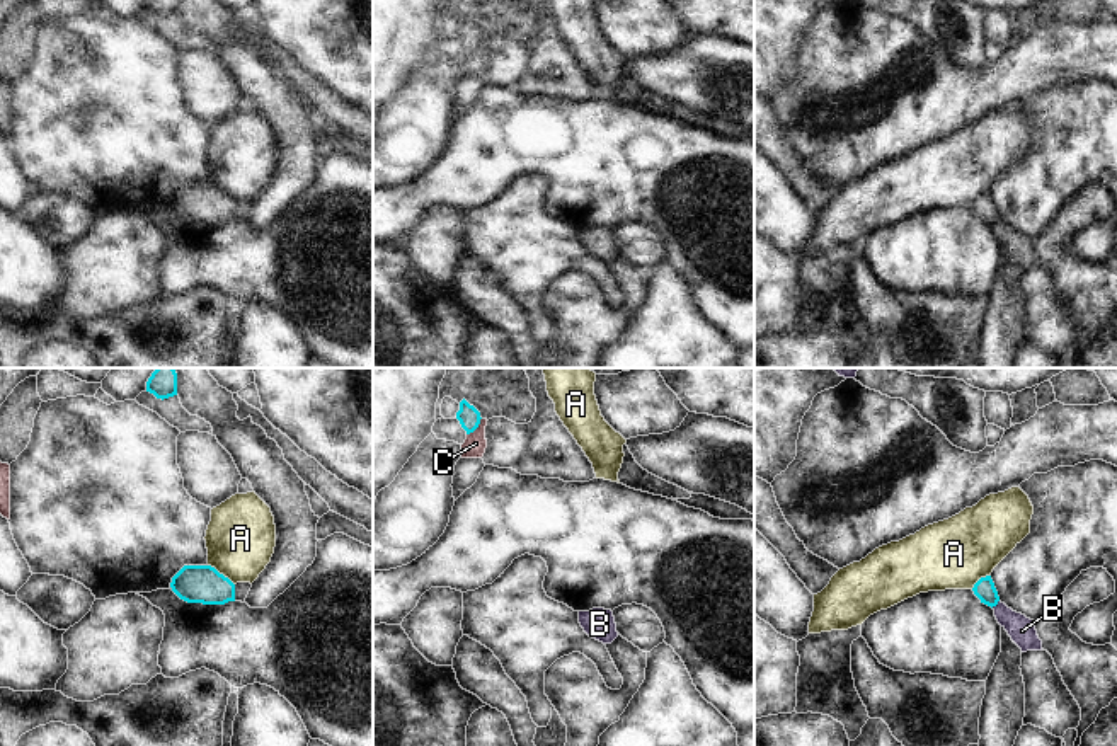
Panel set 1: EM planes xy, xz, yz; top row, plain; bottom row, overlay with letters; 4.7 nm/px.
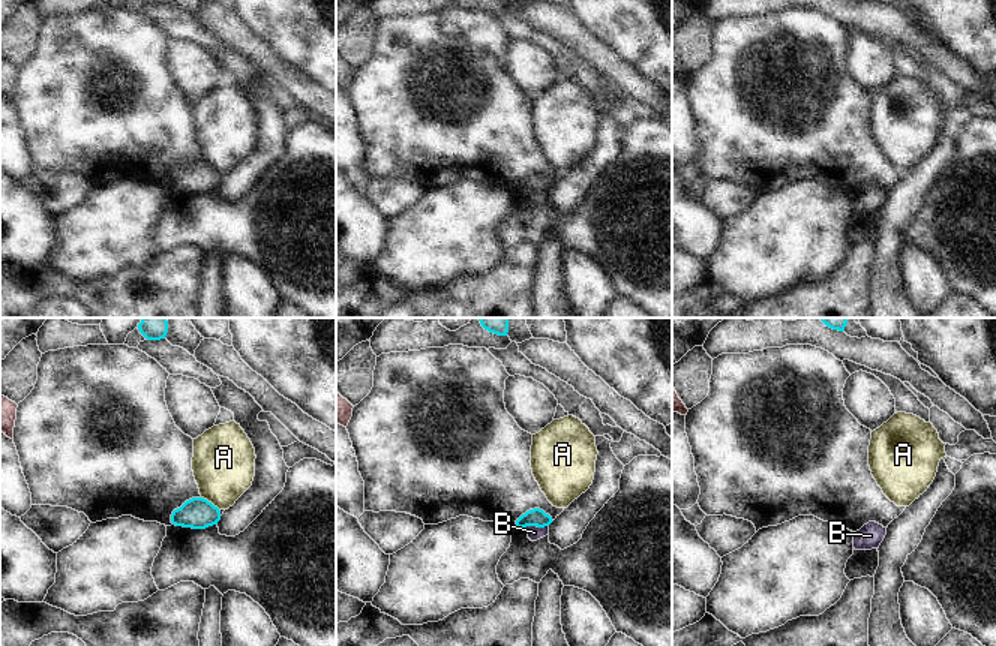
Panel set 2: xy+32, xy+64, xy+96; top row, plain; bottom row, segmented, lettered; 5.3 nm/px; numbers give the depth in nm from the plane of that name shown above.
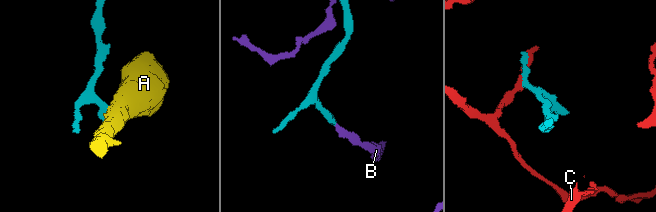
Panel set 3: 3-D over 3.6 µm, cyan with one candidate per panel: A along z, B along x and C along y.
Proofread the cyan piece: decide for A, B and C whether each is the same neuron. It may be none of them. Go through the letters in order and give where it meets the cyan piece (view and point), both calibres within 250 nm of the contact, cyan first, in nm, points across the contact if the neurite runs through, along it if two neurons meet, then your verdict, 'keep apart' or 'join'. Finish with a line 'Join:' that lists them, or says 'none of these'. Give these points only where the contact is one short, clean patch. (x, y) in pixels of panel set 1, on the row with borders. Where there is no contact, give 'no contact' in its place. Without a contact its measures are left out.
A: contact xy (222, 574); calibres 180 and 320 nm; border xy (208, 564), (234, 585); keep apart
B: contact yz (995, 605); calibres 100 and 130 nm; border yz (998, 600), (991, 607); keep apart
C: contact xz (475, 428); calibres 100 and 110 nm; keep apart
Join: none of these

